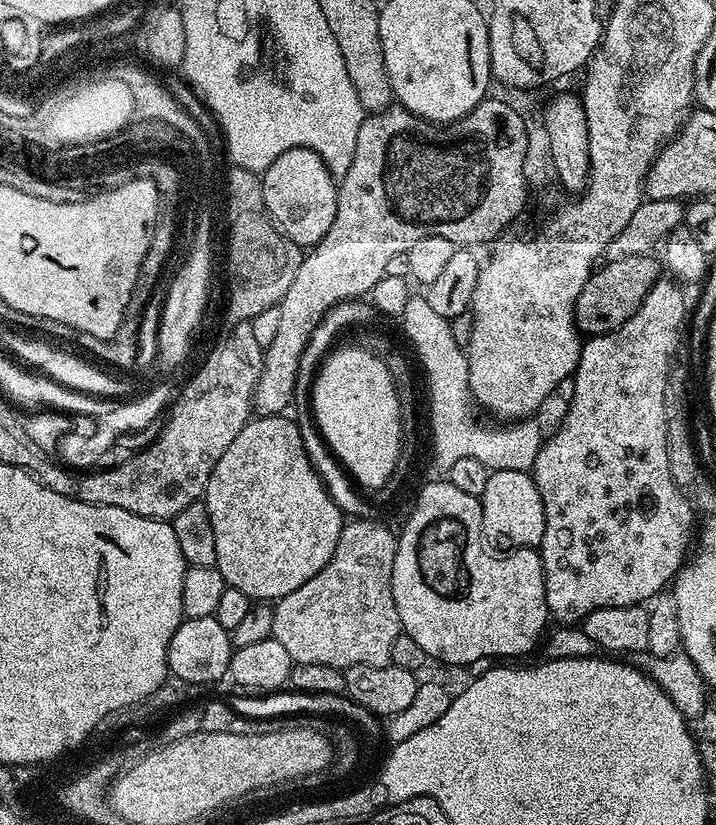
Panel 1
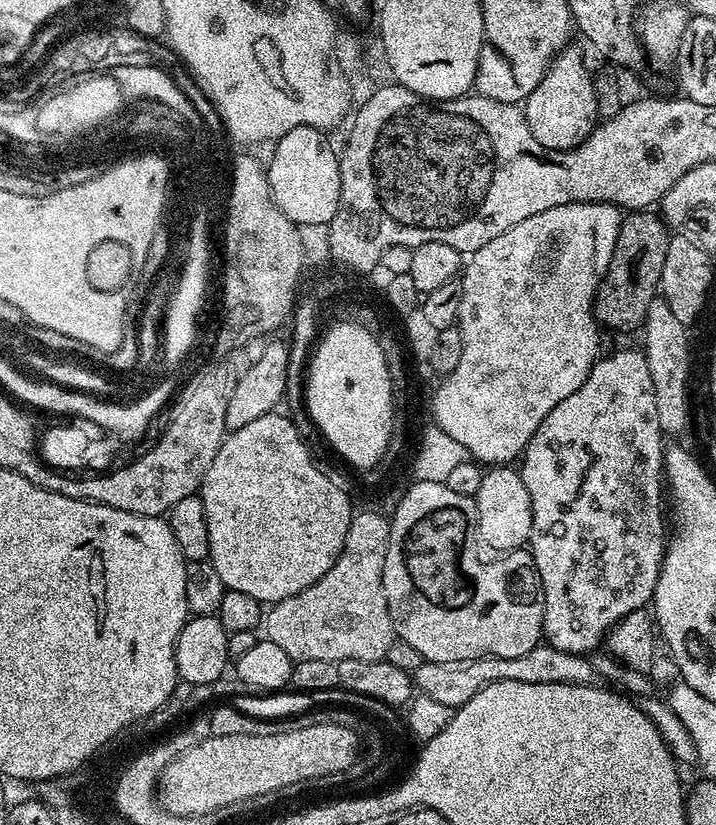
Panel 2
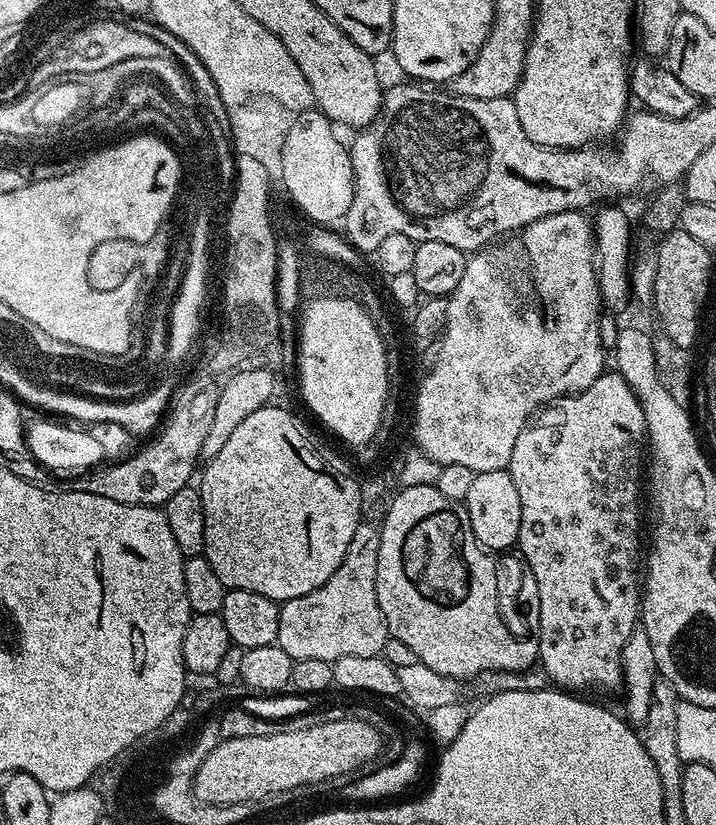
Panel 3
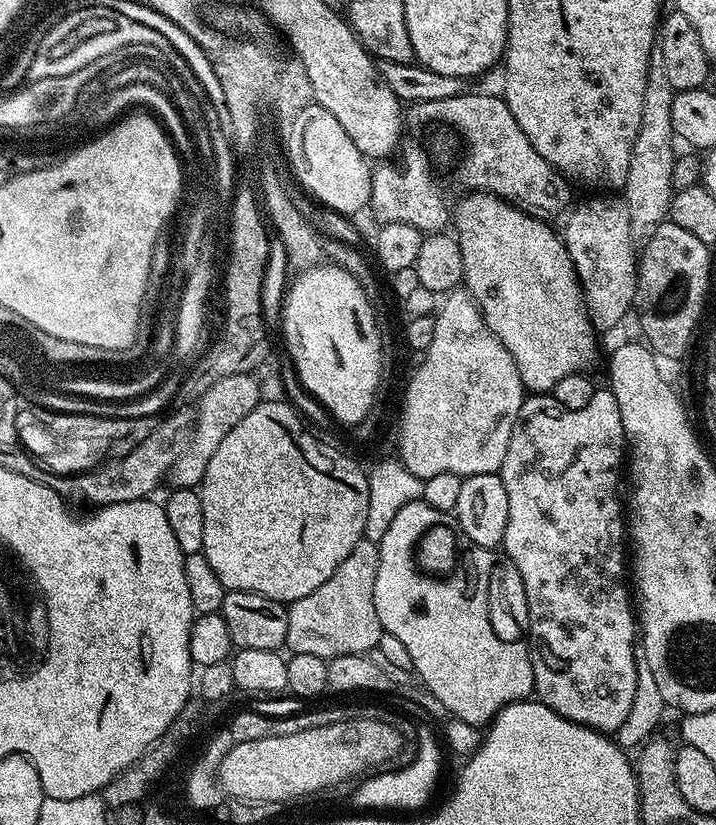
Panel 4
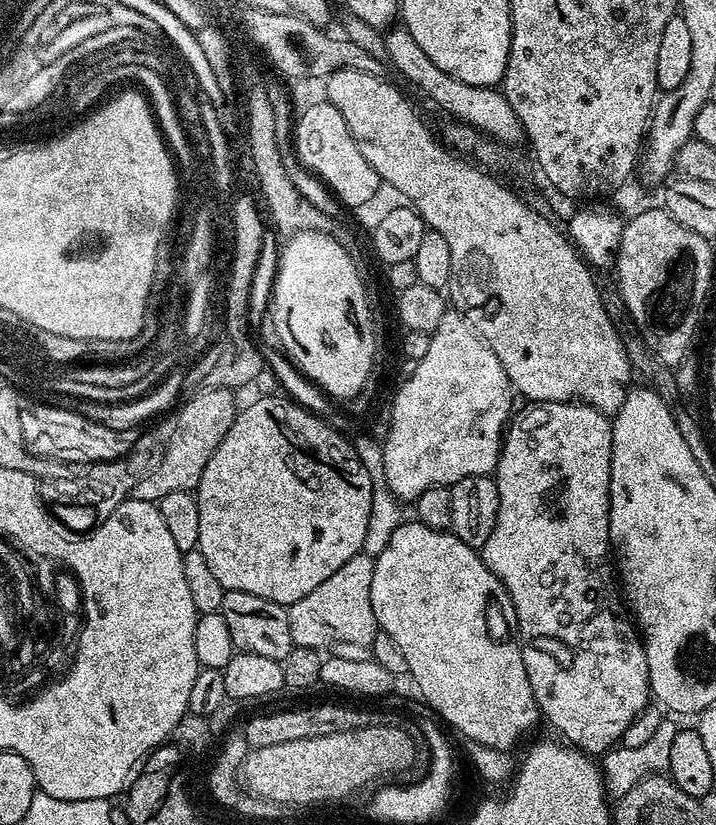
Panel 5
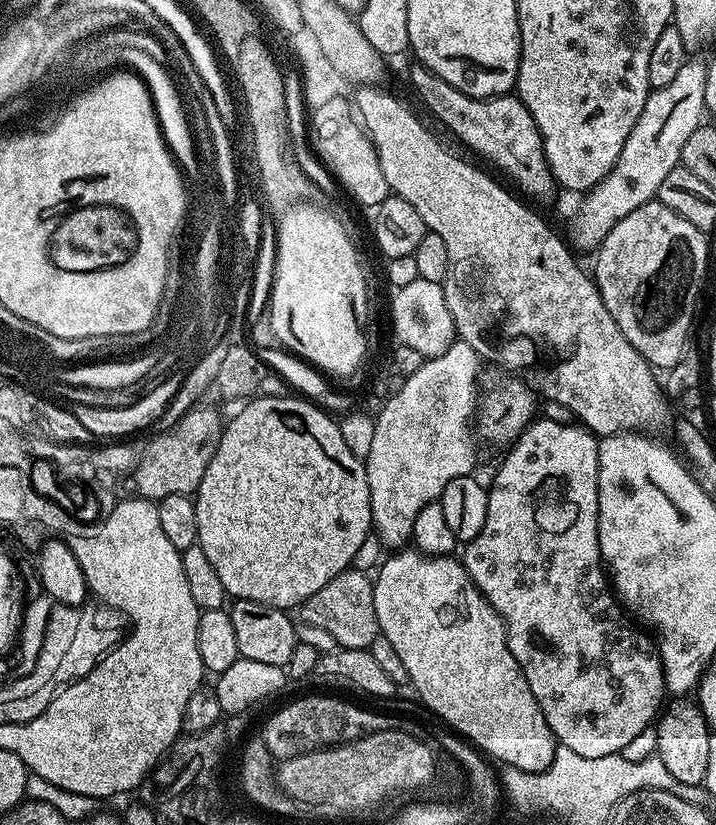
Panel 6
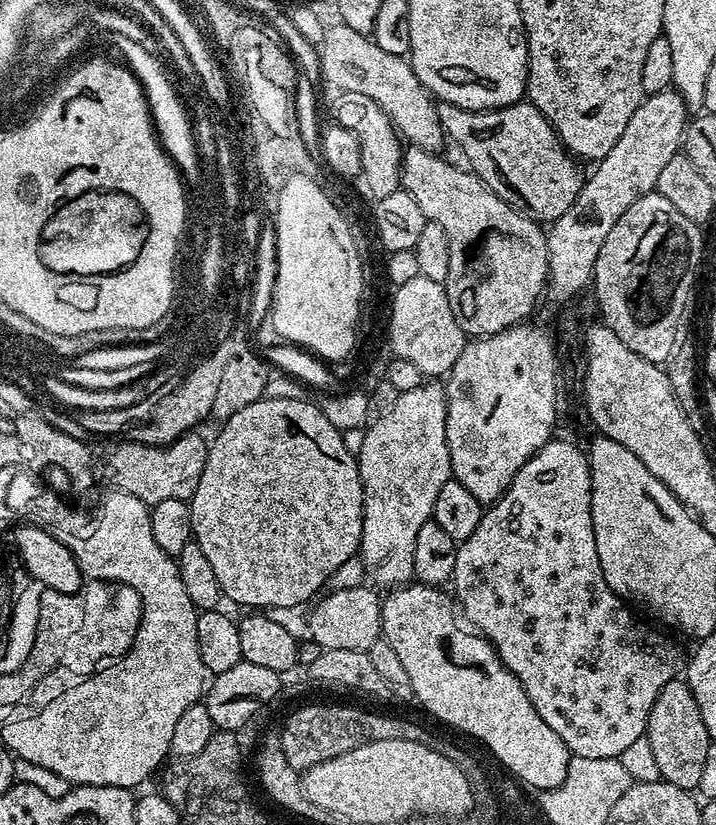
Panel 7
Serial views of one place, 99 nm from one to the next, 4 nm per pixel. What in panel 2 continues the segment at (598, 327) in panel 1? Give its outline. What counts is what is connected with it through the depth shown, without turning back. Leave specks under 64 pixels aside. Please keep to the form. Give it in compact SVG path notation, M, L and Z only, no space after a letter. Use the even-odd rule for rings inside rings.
M632 210L620 221L618 238L610 258L610 266L600 277L600 285L592 303L597 325L613 328L616 332L632 332L641 327L646 310L655 299L662 278L662 266L666 266L666 250L670 228L655 211Z

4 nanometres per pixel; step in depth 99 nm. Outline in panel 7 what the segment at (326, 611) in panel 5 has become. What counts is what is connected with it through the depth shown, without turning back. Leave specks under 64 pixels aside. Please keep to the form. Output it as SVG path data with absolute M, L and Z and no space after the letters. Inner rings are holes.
M361 586L354 589L332 590L324 594L326 596L321 595L311 605L312 612L307 613L311 639L318 642L321 649L368 652L370 646L374 646L374 642L378 642L382 638L380 630L382 600L379 595L376 597L375 591L377 592L375 587Z

